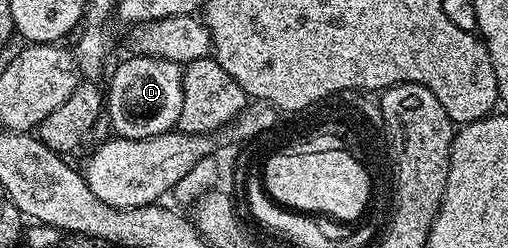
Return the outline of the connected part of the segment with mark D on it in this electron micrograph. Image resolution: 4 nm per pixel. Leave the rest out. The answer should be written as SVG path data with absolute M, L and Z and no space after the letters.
M129 55L129 58L113 73L107 85L107 121L113 124L113 133L118 137L144 139L170 132L179 119L179 111L183 111L183 69L174 61L162 57L143 57Z

